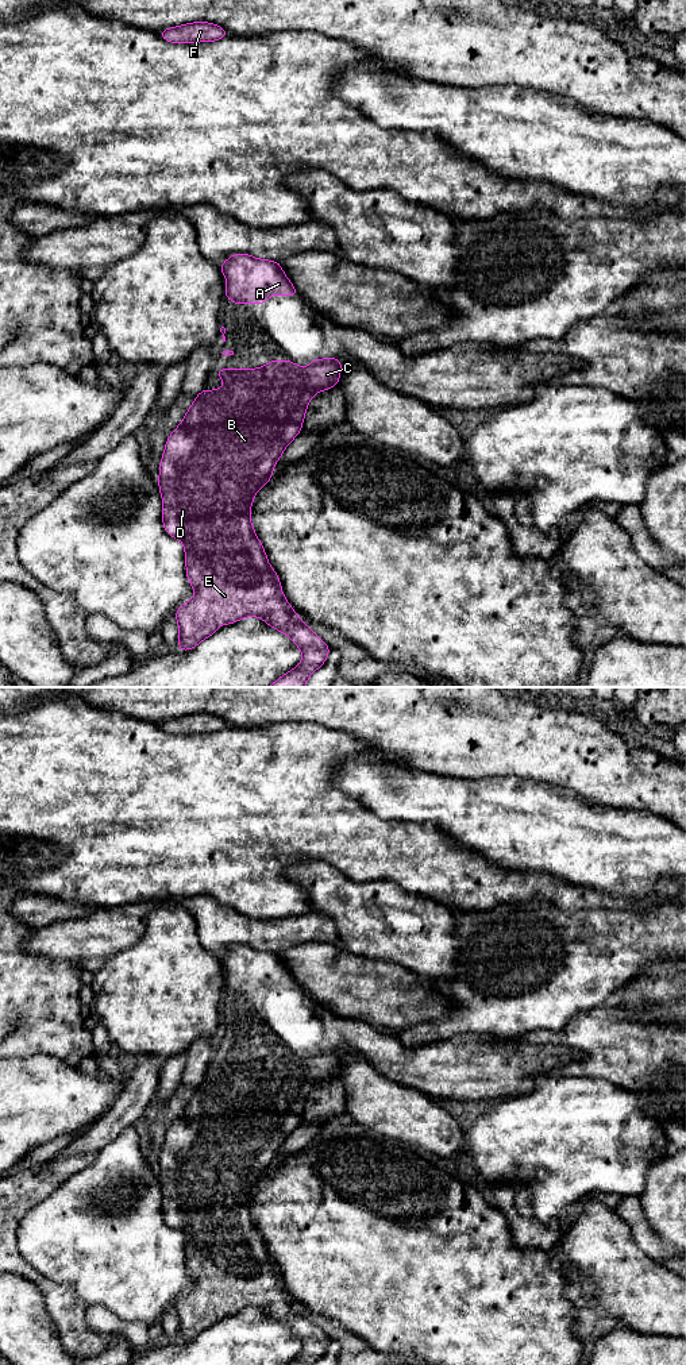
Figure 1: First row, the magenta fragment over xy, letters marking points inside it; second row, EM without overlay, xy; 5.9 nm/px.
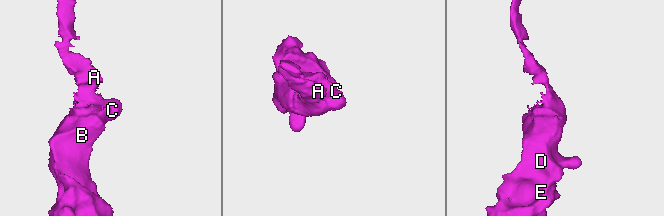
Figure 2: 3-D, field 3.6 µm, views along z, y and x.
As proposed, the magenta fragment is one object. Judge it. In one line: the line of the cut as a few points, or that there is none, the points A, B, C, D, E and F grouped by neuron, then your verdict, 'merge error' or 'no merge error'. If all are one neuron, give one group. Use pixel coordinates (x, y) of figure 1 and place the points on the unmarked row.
no cut; A B C D E F; no merge error

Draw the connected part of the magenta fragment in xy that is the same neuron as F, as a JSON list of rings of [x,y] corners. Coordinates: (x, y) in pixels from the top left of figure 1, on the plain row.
[[[196,713],[166,720],[159,726],[173,734],[213,733],[227,728],[227,722],[217,716]]]

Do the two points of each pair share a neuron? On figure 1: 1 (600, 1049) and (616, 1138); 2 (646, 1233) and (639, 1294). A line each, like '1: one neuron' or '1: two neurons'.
1: two neurons
2: two neurons

